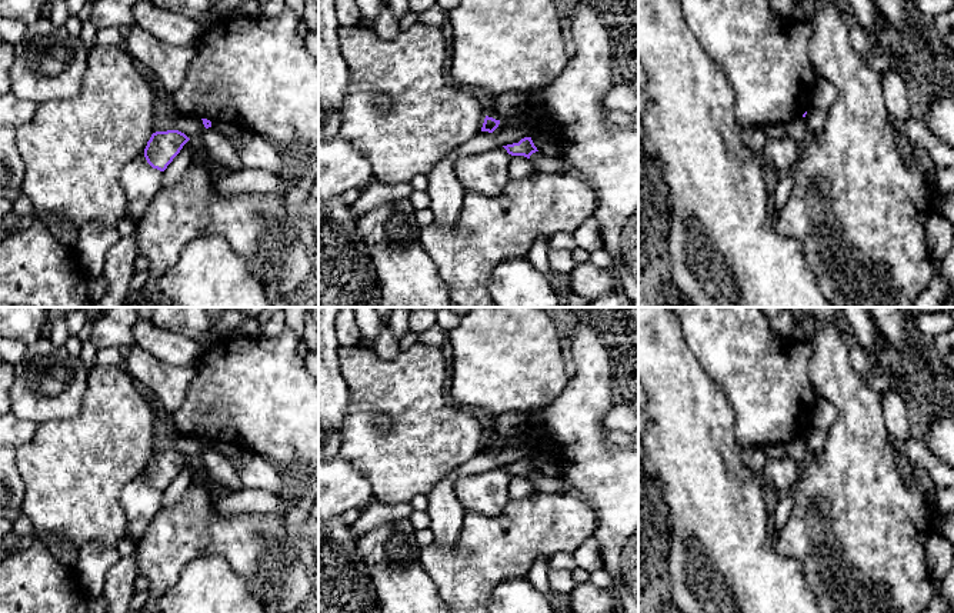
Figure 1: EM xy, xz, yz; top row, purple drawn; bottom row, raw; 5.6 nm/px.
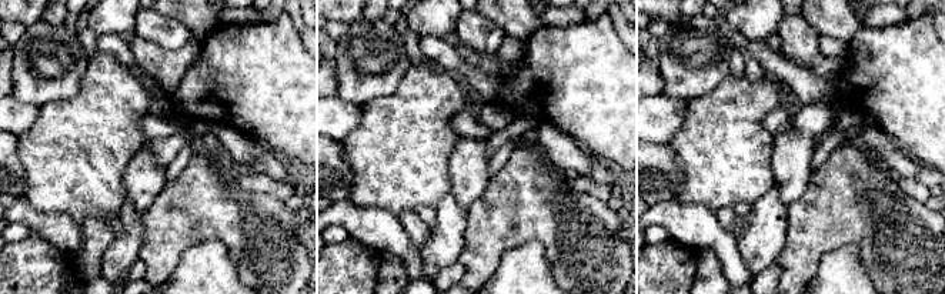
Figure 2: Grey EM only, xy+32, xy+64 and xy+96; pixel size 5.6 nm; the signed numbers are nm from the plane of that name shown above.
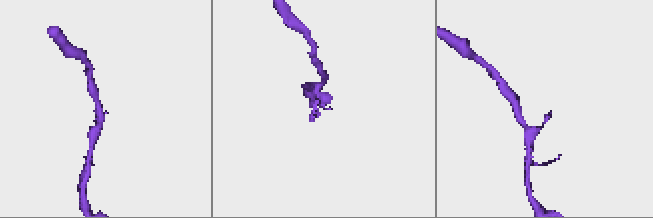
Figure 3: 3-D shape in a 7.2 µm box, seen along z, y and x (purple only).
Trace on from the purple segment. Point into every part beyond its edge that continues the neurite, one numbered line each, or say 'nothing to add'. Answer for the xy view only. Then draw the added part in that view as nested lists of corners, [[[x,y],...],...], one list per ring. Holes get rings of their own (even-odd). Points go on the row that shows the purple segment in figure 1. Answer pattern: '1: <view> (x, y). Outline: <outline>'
nothing to add

